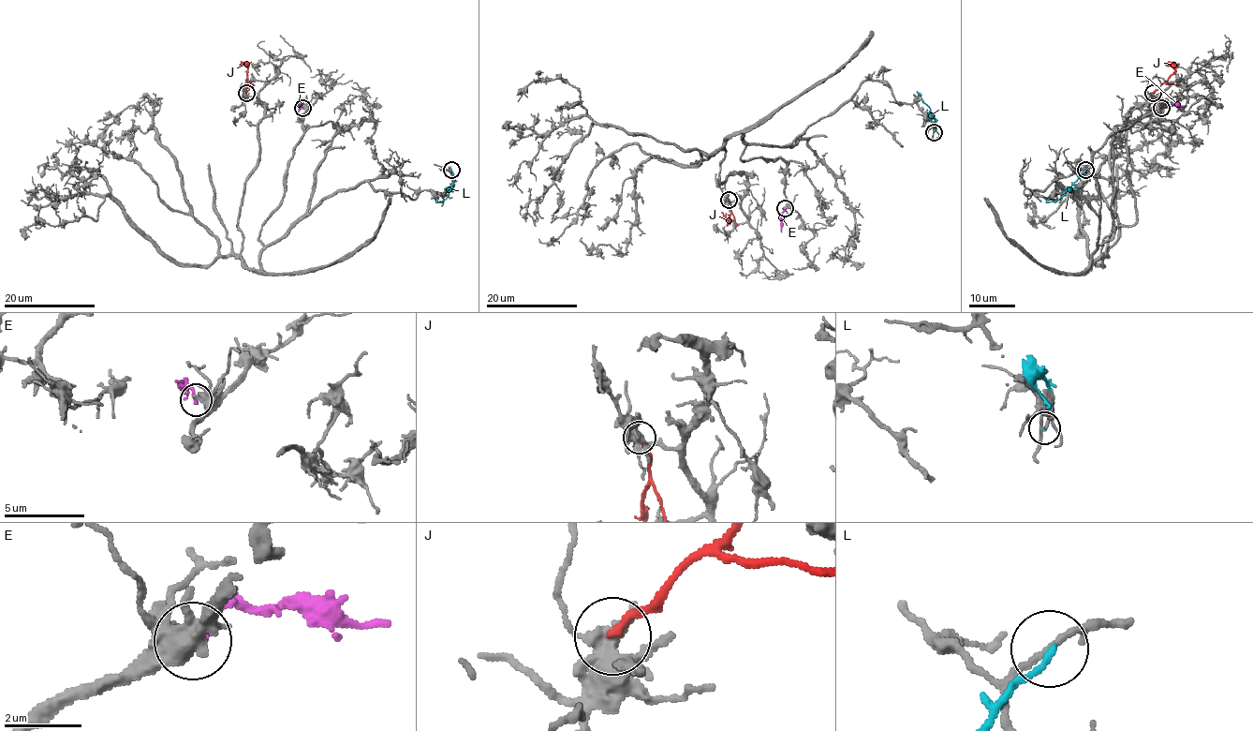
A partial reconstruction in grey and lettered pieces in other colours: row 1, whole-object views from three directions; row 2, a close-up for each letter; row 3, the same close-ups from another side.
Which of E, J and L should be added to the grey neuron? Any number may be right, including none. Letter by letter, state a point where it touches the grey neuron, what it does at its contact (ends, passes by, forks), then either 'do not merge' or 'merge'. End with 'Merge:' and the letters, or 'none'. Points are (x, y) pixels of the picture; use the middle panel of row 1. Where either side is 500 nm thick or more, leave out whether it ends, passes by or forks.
E: contact (785, 208); do not merge
J: contact (729, 200); it ends; do not merge
L: contact (934, 132); it ends; do not merge
Merge: none

